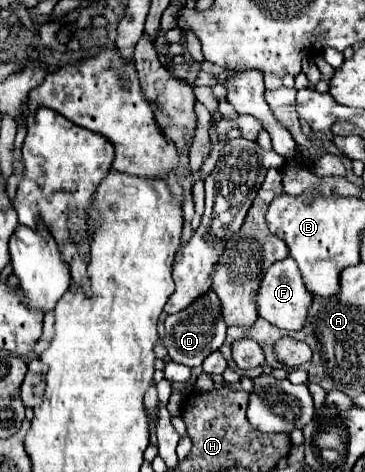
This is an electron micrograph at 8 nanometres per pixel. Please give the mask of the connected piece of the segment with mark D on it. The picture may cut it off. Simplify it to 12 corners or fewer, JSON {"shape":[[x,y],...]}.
{"shape":[[214,291],[166,317],[164,347],[190,369],[226,339]]}

